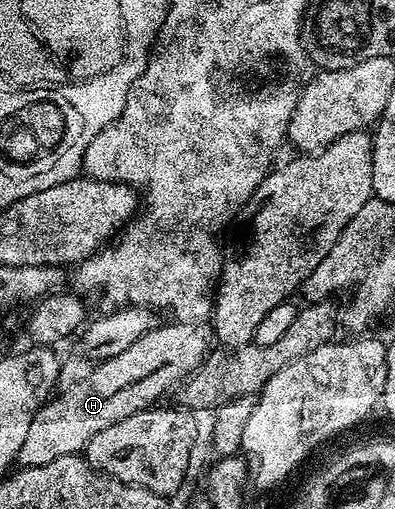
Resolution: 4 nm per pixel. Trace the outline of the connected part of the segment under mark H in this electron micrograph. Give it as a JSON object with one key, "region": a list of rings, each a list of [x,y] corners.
{"region":[[[170,321],[167,327],[155,325],[144,333],[124,353],[114,359],[101,360],[82,381],[72,385],[64,392],[57,392],[45,405],[39,406],[32,417],[32,425],[28,425],[28,433],[24,437],[24,445],[20,445],[16,463],[19,468],[48,465],[48,461],[56,461],[56,457],[76,455],[85,452],[88,441],[100,429],[108,429],[108,425],[116,425],[116,421],[124,421],[124,417],[132,417],[132,413],[140,413],[159,402],[161,395],[177,388],[195,371],[207,357],[212,347],[212,335],[205,331],[202,323],[179,323]]]}

